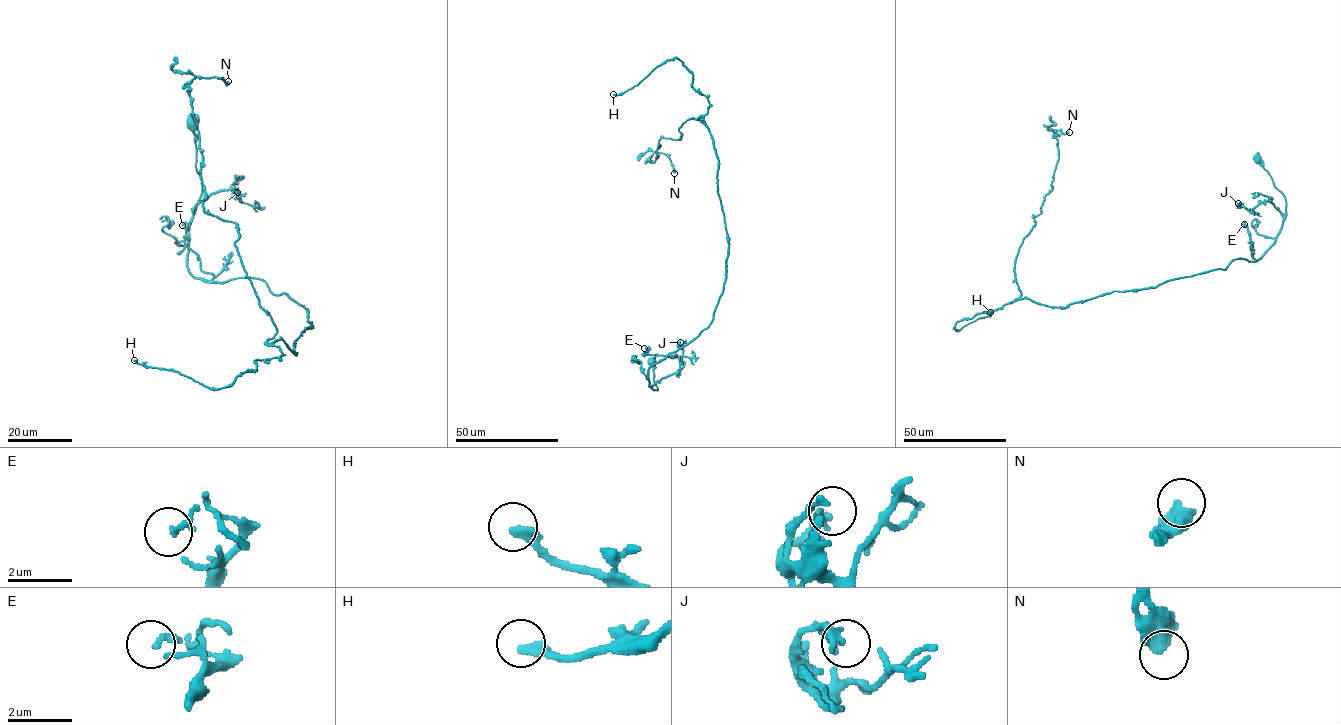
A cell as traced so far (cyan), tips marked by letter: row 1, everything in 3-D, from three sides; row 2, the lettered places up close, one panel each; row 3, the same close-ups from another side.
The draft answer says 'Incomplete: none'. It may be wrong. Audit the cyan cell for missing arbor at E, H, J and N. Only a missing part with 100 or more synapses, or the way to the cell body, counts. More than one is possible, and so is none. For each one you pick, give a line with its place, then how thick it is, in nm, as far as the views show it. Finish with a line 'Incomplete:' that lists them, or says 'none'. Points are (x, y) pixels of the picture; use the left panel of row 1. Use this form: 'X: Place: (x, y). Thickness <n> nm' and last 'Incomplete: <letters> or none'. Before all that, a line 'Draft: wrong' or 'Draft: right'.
Draft: wrong
H: Place: (134, 360). Thickness 320 nm
Incomplete: H

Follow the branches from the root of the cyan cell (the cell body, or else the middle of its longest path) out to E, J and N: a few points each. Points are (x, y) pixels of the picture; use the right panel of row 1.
E: (1257, 159), (1284, 197), (1286, 216), (1275, 242), (1256, 260), (1251, 256), (1251, 238), (1244, 224)
J: (1257, 159), (1284, 197), (1286, 216), (1269, 201), (1251, 209), (1238, 203)
N: (1257, 159), (1286, 202), (1260, 259), (1065, 307), (1013, 301), (1052, 189), (1048, 129), (1069, 132)

